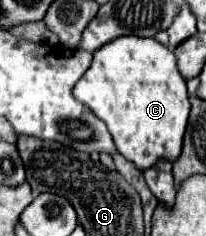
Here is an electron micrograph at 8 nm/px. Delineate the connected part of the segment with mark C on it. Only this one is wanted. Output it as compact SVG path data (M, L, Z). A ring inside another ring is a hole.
M117 37L115 41L109 41L107 45L99 47L93 53L93 61L89 69L83 73L83 77L77 81L73 87L73 97L87 105L101 121L107 125L109 133L113 135L113 141L117 145L117 151L133 161L137 169L147 169L155 165L161 157L175 161L181 153L181 143L189 119L189 95L187 95L187 85L185 79L177 71L175 55L173 51L155 41L153 37Z

